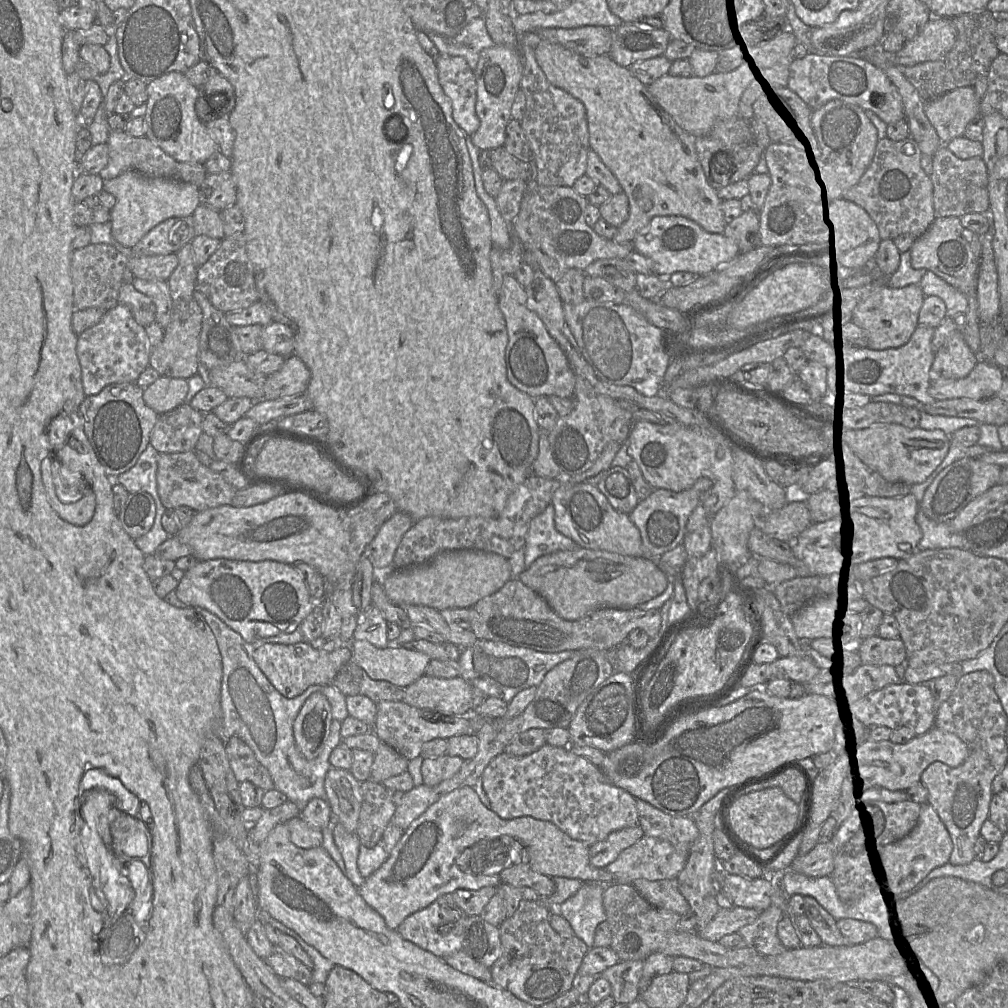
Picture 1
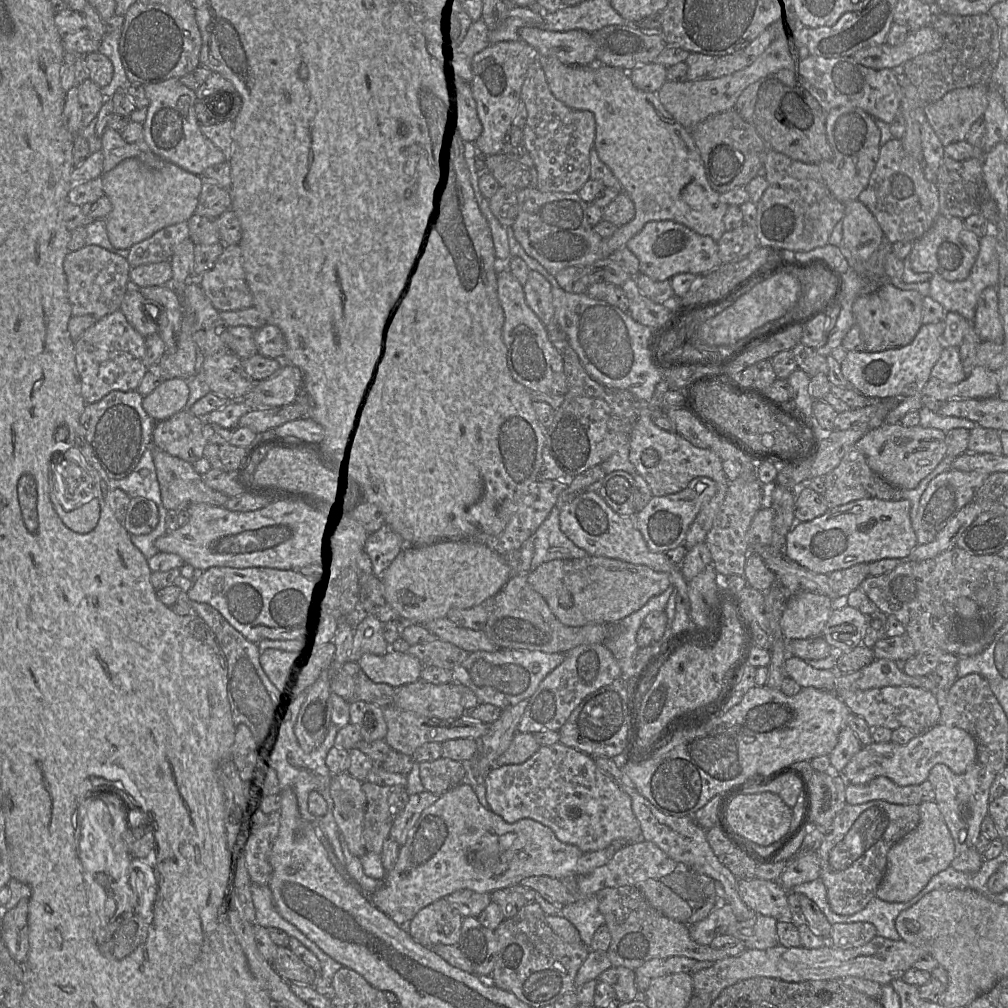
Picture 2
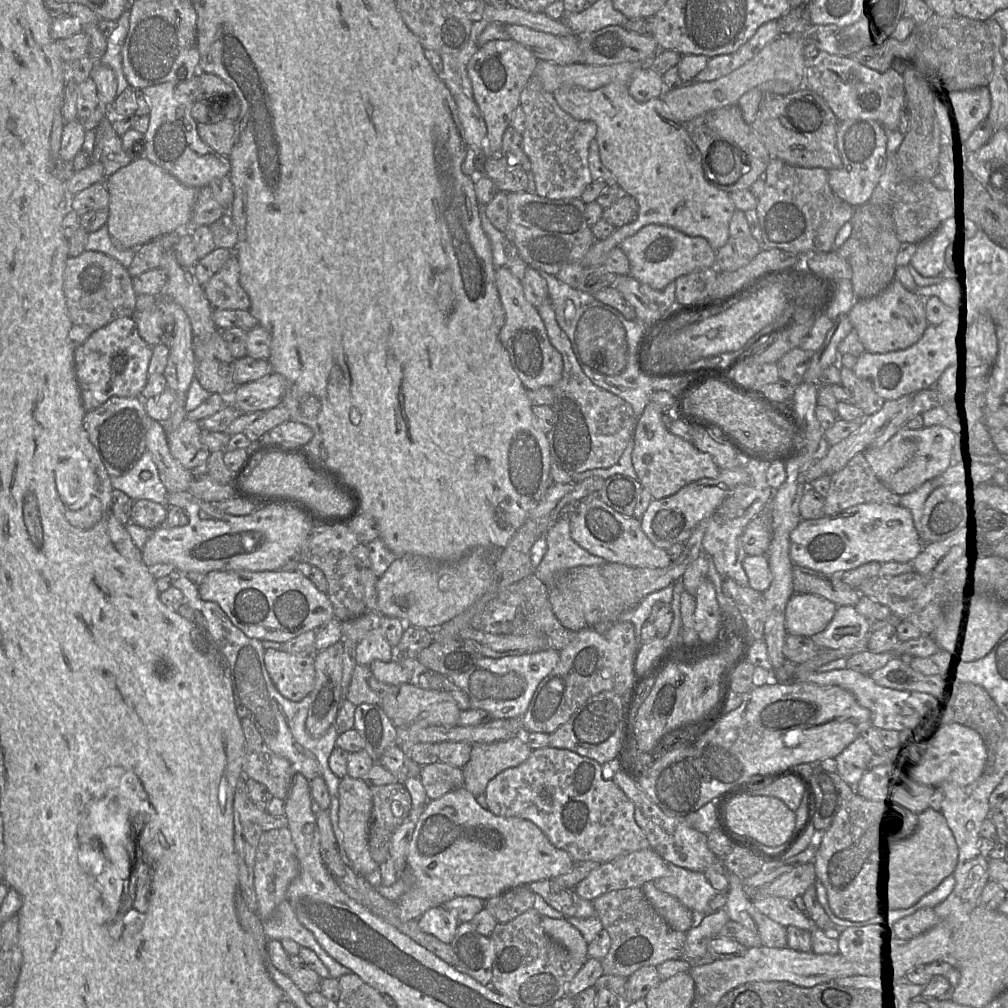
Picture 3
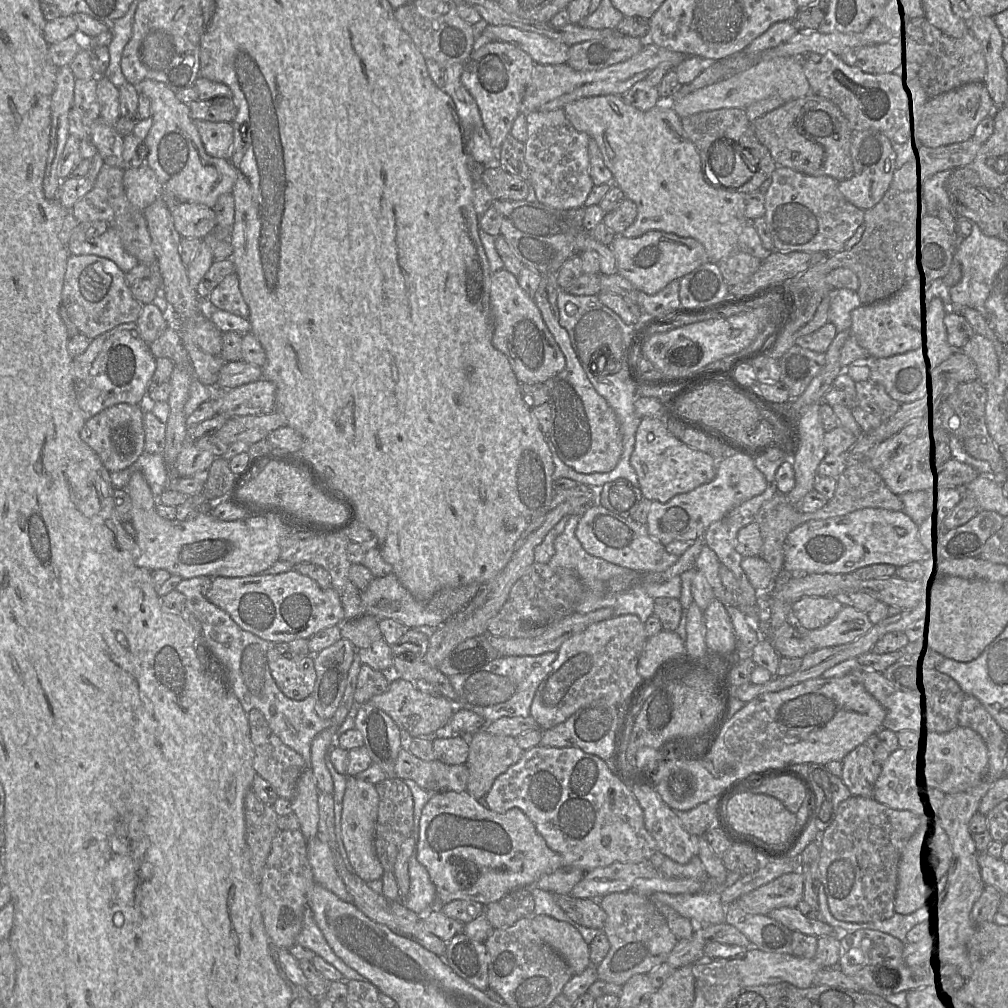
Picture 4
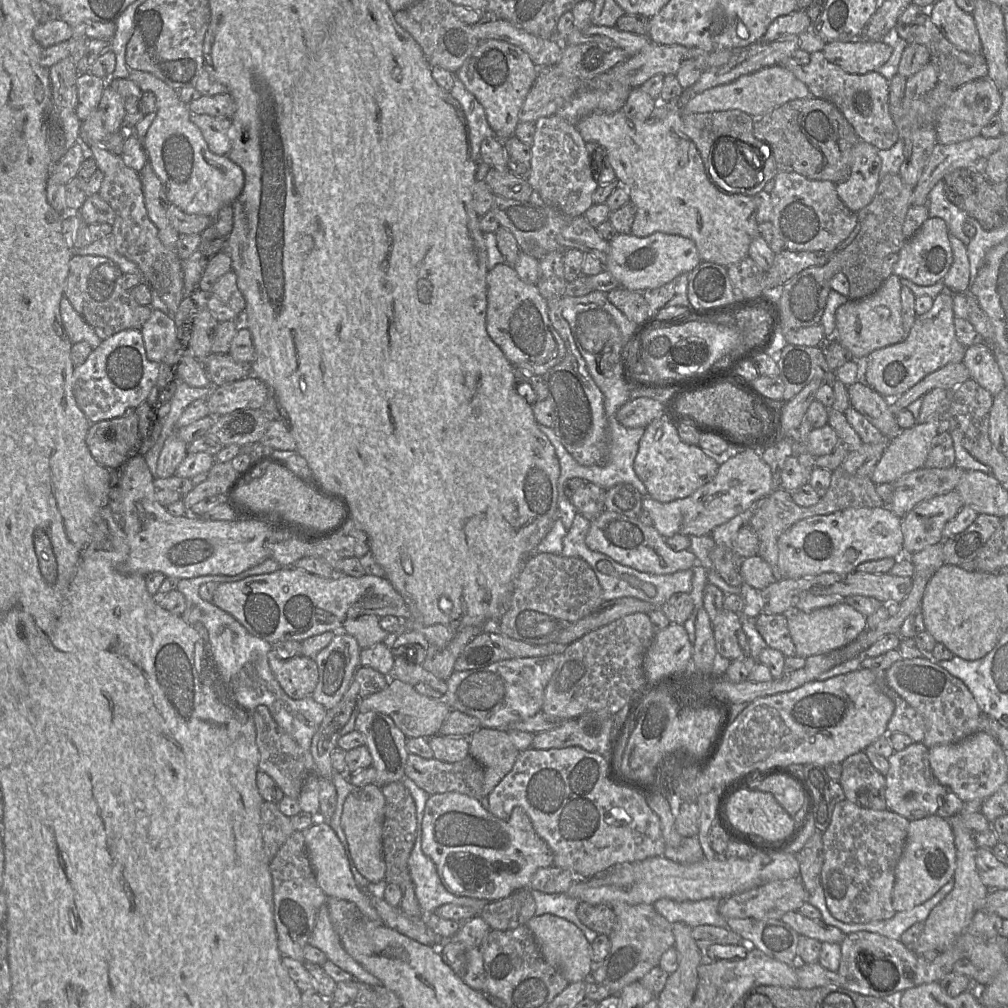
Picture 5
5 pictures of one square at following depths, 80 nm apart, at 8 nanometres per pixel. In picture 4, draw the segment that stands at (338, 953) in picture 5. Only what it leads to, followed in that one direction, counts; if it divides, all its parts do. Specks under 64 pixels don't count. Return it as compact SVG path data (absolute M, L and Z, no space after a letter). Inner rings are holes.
M309 907L303 919L303 928L296 938L296 944L312 950L326 962L334 966L344 976L345 980L367 980L354 969L345 964L332 950L317 926Z

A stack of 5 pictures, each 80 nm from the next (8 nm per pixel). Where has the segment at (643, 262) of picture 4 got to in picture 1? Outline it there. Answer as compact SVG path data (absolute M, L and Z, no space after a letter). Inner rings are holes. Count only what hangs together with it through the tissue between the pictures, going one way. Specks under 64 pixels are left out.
M654 216L633 239L635 251L650 259L653 273L671 276L674 272L708 274L734 260L740 250L732 239L723 234L709 233L694 221L683 216Z

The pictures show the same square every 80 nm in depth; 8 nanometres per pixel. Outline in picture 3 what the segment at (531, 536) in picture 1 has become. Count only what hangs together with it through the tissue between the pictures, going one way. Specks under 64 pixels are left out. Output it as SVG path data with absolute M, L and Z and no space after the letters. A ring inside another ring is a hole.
M570 514L560 517L545 533L547 551L533 574L546 586L562 570L607 563L602 557L590 554L572 539L569 516Z

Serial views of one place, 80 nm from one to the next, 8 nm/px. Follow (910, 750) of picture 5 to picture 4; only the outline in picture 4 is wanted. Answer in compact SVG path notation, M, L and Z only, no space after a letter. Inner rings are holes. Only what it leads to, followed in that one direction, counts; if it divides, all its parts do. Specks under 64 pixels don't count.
M917 747L898 748L881 764L881 773L873 789L873 799L891 809L908 811L919 816L926 812L934 812L933 808L940 792L921 773L918 767Z

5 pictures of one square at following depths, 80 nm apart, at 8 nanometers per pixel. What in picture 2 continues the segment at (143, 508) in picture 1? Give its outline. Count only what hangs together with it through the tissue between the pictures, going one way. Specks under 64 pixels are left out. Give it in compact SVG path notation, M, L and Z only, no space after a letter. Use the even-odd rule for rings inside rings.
M137 496L130 499L122 524L130 535L145 535L157 526L158 521L157 505Z

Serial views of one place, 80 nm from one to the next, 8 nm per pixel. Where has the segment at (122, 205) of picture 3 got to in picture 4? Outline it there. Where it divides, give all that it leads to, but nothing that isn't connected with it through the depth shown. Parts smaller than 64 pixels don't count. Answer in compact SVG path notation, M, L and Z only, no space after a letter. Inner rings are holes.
M145 163L137 168L124 169L123 185L130 203L144 209L164 196L163 187L155 172Z

